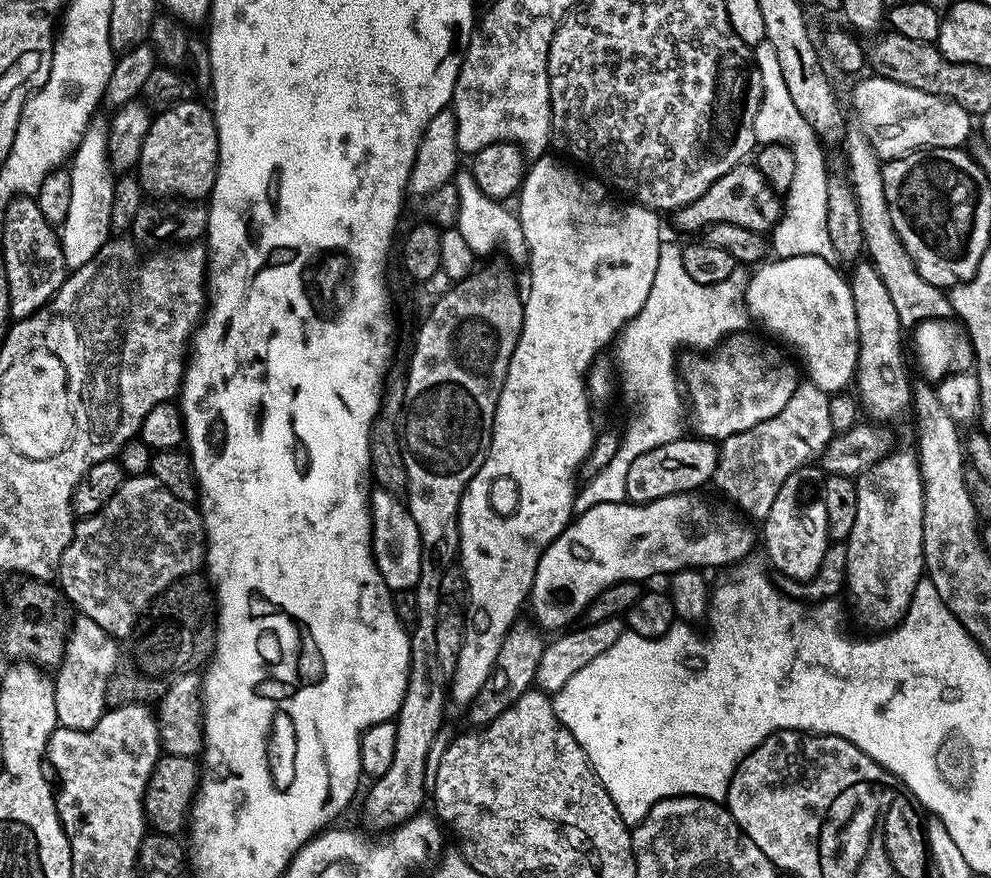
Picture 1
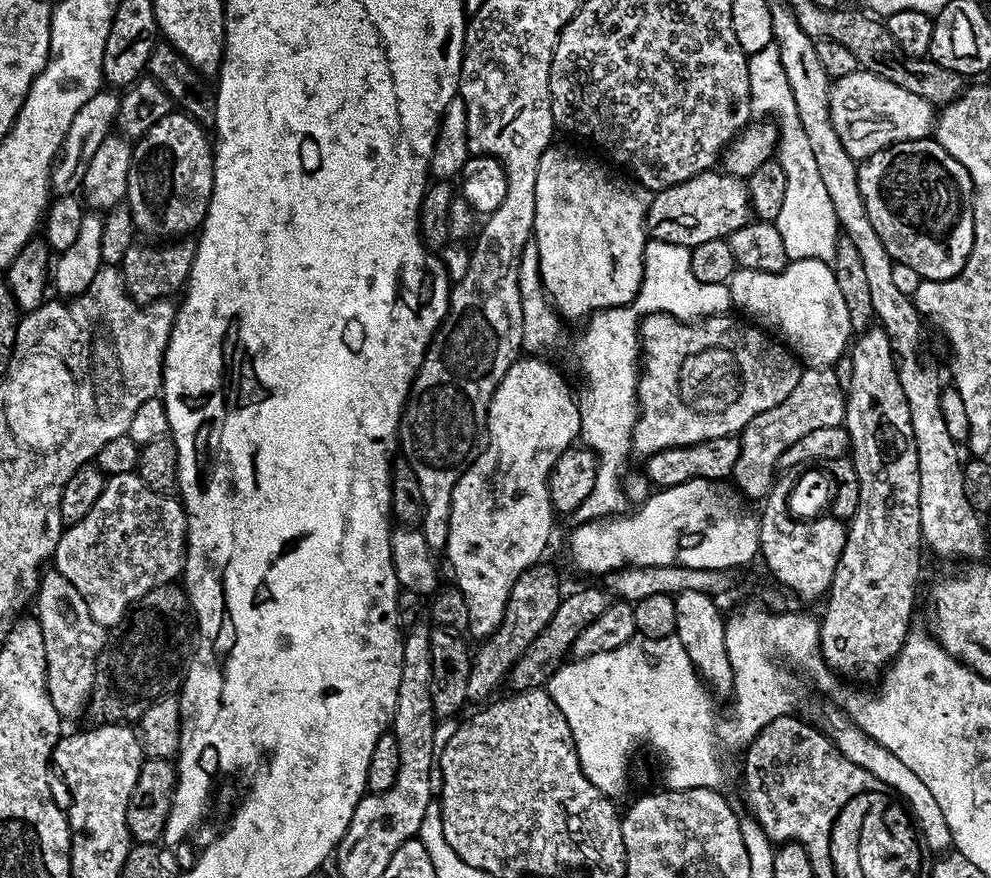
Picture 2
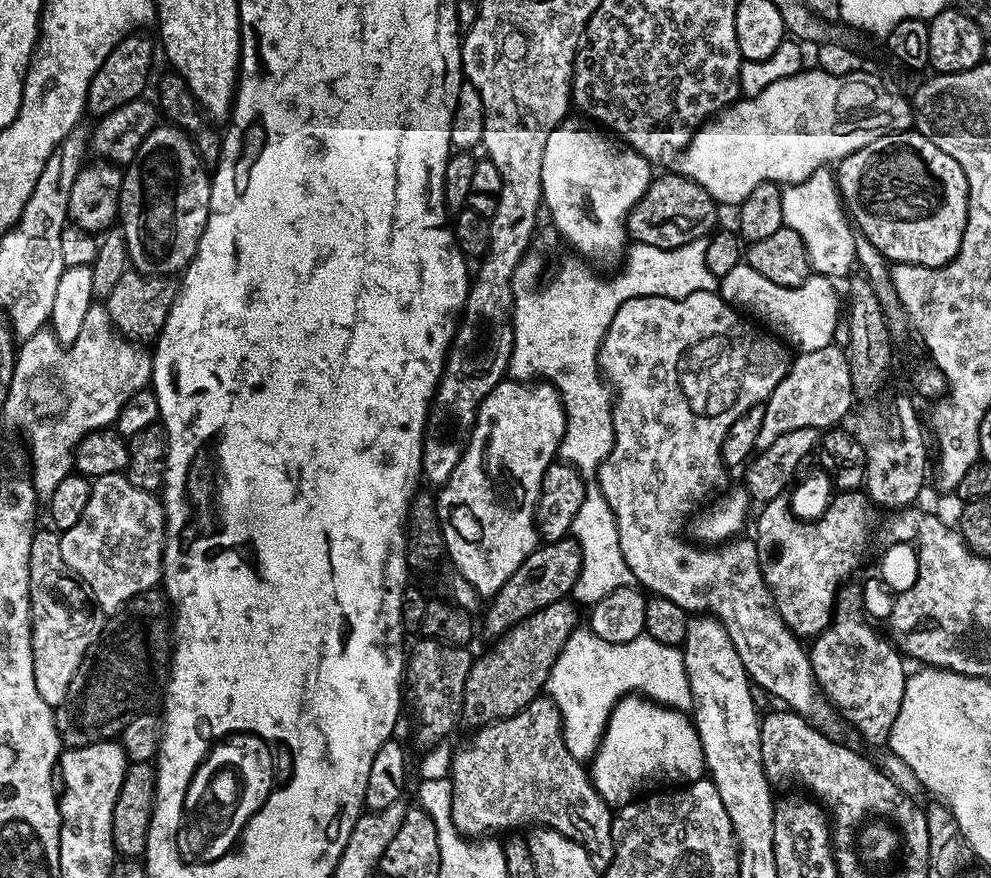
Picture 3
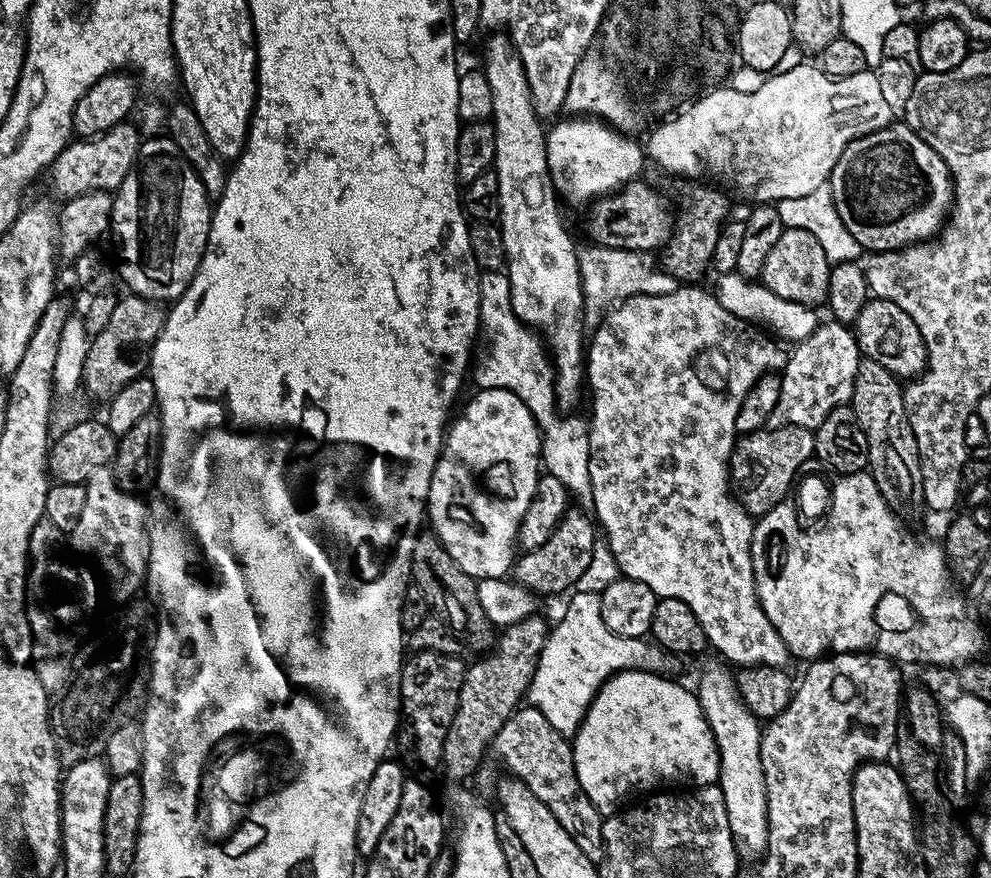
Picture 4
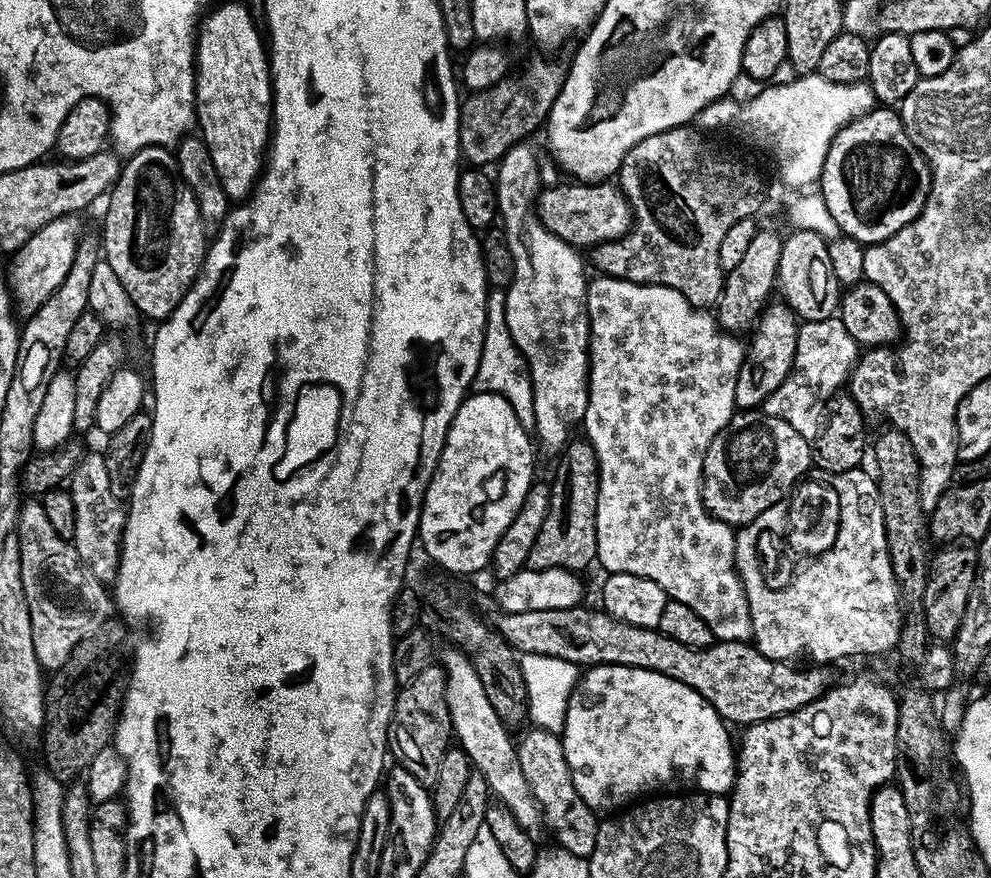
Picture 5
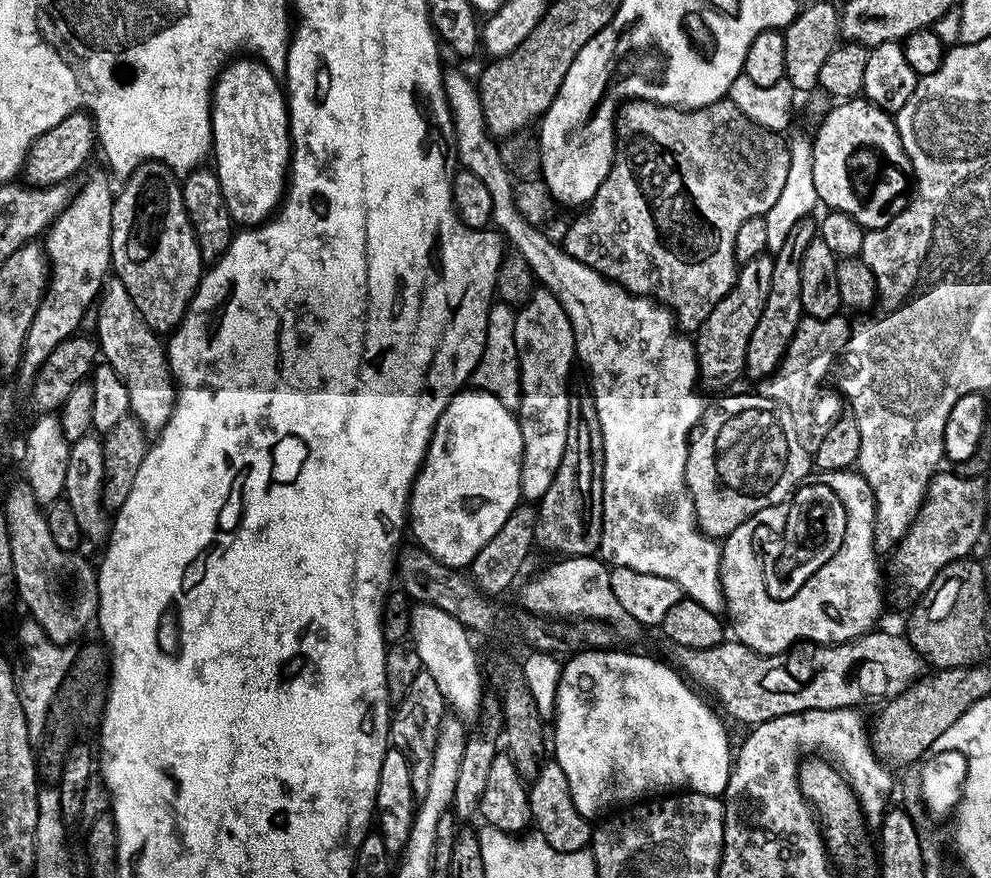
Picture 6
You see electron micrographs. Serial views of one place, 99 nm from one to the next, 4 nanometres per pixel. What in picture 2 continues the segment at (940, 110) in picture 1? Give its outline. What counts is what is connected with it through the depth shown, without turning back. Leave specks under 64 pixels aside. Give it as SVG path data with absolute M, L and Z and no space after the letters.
M858 70L832 84L830 118L842 146L846 146L846 154L859 162L891 144L925 139L934 128L934 105L918 98L918 94L910 94L910 90L902 90L902 86L894 86L894 82L886 82L886 78Z

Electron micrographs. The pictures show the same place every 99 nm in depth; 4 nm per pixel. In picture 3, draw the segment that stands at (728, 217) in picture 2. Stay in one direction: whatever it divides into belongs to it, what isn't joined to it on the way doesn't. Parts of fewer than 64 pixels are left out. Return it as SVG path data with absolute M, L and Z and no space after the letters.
M672 170L669 176L657 175L646 194L642 194L642 198L632 207L628 215L626 236L629 241L646 246L686 246L705 239L717 227L716 211L716 201L710 194L706 194L706 190L702 190L702 186L698 186L698 182Z

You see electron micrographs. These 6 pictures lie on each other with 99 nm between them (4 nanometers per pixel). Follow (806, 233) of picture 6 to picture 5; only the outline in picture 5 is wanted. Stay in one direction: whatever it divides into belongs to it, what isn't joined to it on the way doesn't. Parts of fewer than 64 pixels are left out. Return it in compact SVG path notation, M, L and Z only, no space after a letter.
M782 300L771 301L765 305L759 318L757 319L752 340L749 339L745 358L739 368L738 381L735 383L735 404L737 409L751 411L761 407L764 400L770 396L789 376L793 366L793 358L797 352L797 334L799 332L800 320L796 313L788 304Z

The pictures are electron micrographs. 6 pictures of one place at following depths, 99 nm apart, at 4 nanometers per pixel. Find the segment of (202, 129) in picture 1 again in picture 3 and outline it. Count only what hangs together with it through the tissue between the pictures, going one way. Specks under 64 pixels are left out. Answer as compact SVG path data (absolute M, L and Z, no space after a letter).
M157 126L156 129L145 138L142 146L138 146L138 154L134 154L132 161L123 169L122 175L124 181L122 182L122 190L120 191L118 224L119 227L124 229L125 242L128 247L129 265L143 276L166 276L172 278L177 274L183 273L189 262L195 258L196 251L200 245L200 239L206 230L208 211L210 210L210 190L212 189L209 169L197 154L195 144L188 139L187 132L181 132L180 129L171 126Z

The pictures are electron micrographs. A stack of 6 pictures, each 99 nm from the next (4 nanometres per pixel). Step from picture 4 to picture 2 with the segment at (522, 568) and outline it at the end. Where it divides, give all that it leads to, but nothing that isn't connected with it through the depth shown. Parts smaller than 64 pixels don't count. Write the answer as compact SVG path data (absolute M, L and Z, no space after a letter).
M537 562L531 568L522 573L518 578L518 582L514 582L514 590L510 590L510 598L506 602L506 610L502 614L502 622L498 626L498 630L494 630L494 634L479 641L480 649L475 649L472 657L472 669L470 670L470 678L466 682L466 694L469 701L484 700L480 702L488 702L497 695L496 692L508 679L508 673L512 667L518 662L518 658L522 658L522 654L526 654L526 650L530 646L530 642L534 642L534 638L538 638L538 634L542 634L542 630L546 630L546 626L550 622L550 618L554 618L554 610L558 610L562 599L562 591L560 592L560 576L545 562Z

